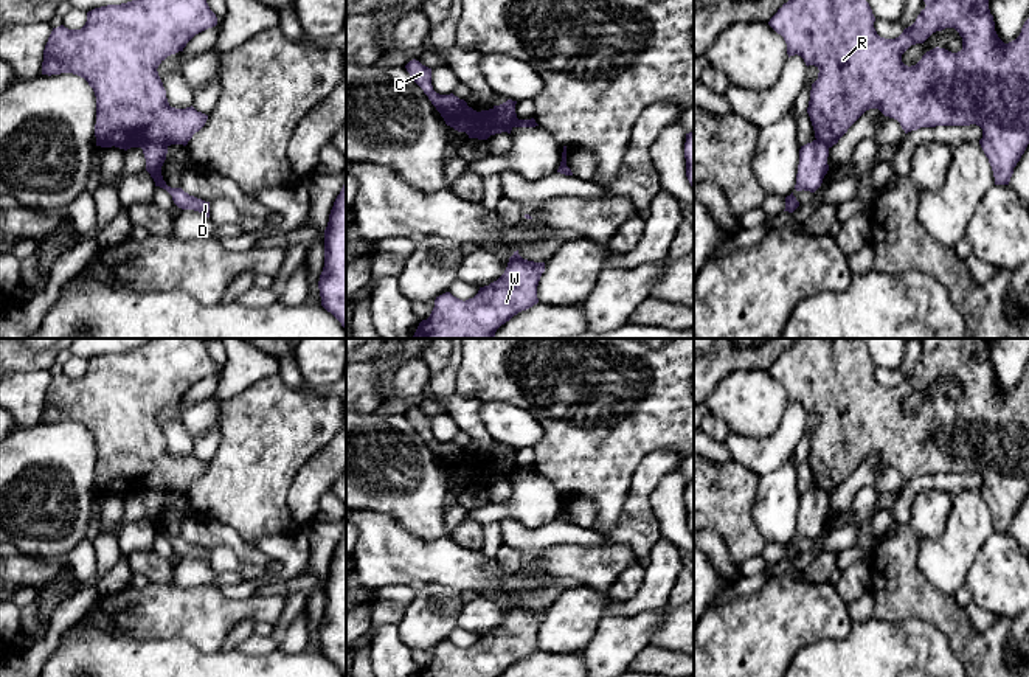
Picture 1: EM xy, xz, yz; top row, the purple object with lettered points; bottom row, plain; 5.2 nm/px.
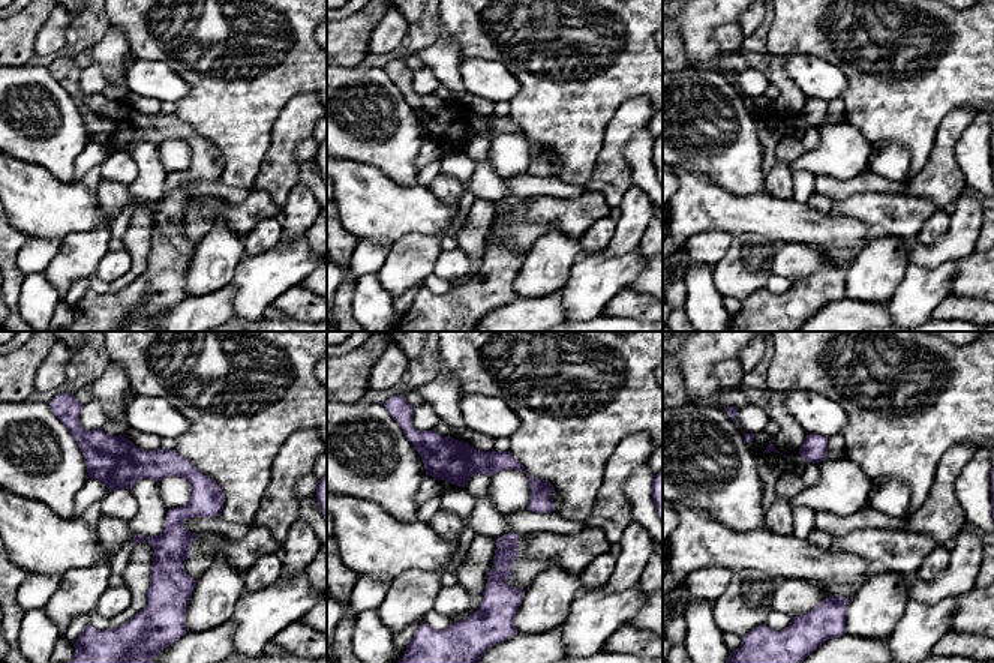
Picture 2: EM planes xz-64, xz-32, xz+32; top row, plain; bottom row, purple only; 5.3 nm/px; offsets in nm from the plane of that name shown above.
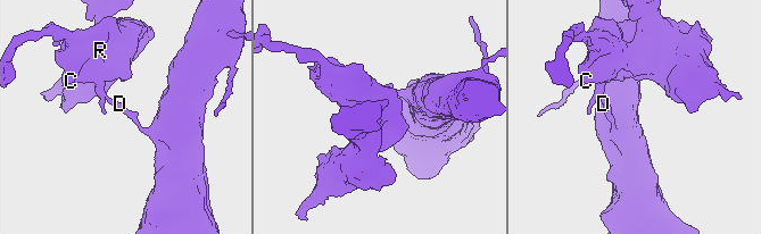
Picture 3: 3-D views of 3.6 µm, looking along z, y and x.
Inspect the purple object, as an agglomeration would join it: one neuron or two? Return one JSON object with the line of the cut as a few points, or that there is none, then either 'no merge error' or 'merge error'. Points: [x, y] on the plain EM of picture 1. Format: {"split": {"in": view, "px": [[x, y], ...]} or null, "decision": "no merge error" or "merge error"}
{"split": {"in": "xz", "px": [[491, 457], [497, 469], [509, 469], [516, 463]]}, "decision": "merge error"}

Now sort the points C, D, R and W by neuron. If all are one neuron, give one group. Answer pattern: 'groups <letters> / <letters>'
groups C R W / D

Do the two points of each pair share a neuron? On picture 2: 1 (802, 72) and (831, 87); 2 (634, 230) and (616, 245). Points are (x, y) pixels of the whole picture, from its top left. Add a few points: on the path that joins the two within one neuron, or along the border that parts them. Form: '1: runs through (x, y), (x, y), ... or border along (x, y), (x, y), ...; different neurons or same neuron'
1: runs through (810, 74), (823, 80); same neuron
2: runs through (630, 233), (621, 242); same neuron

